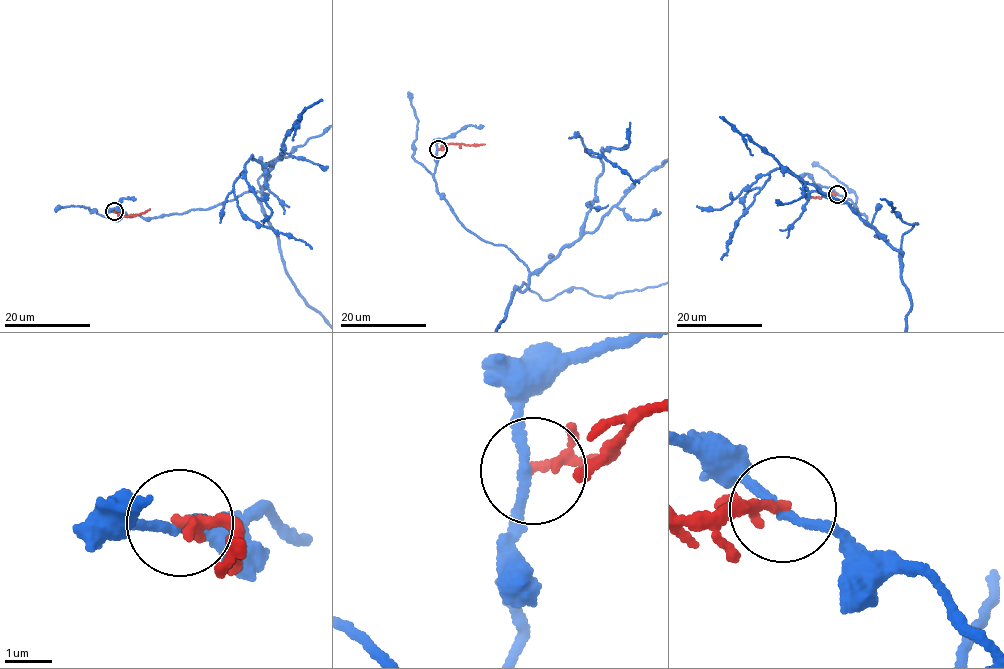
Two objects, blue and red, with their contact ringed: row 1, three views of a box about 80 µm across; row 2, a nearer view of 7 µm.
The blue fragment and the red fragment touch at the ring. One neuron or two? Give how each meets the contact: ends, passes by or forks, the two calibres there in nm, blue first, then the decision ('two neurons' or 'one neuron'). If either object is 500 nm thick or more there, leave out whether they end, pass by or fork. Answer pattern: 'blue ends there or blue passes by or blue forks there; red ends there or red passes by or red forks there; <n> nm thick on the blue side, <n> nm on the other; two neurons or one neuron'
blue passes by; red passes by; 180 nm thick on the blue side, 150 nm on the other; two neurons

